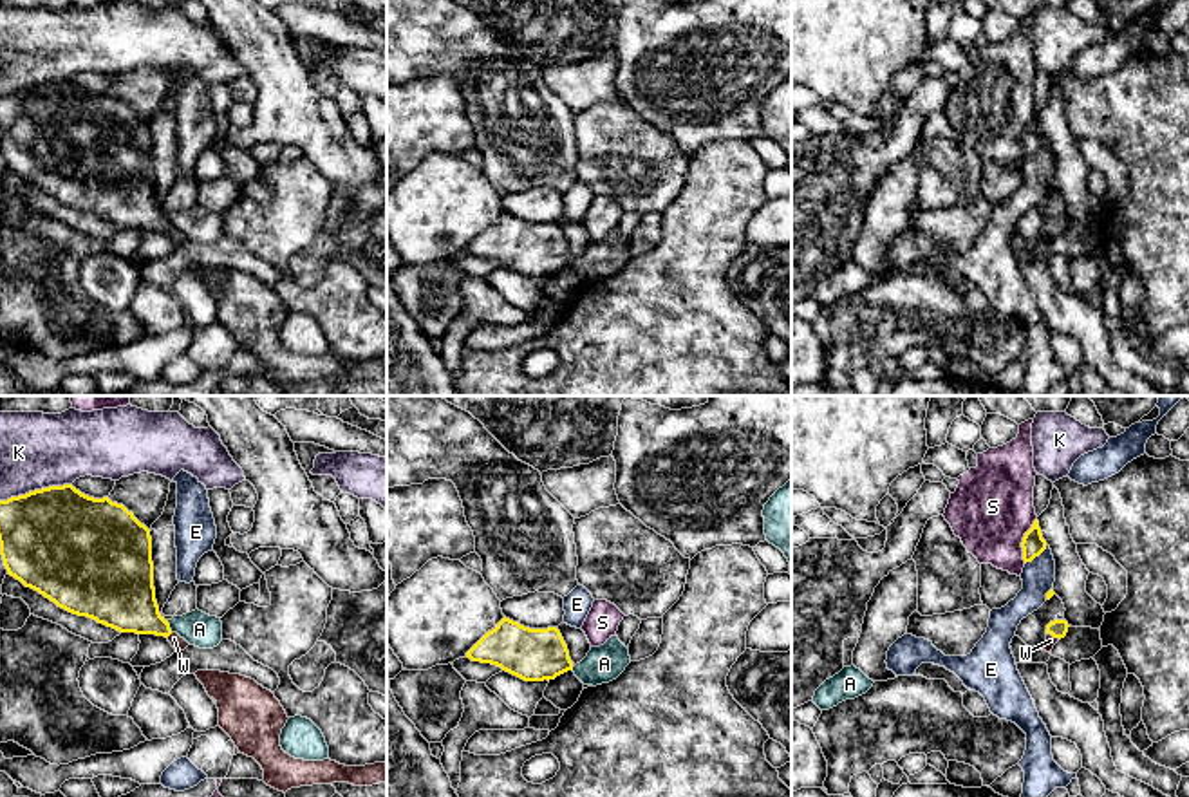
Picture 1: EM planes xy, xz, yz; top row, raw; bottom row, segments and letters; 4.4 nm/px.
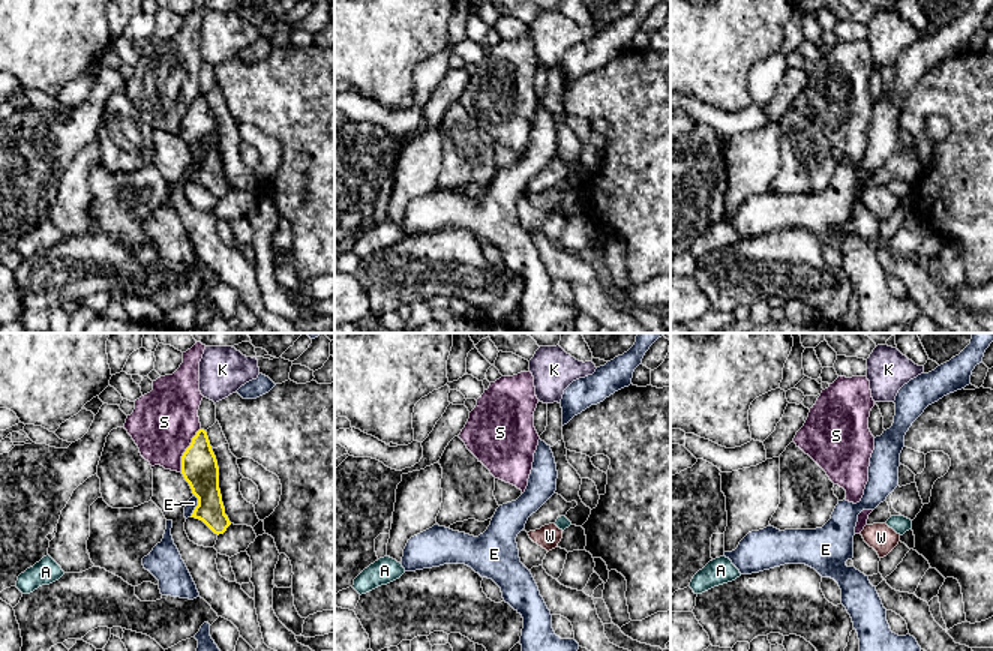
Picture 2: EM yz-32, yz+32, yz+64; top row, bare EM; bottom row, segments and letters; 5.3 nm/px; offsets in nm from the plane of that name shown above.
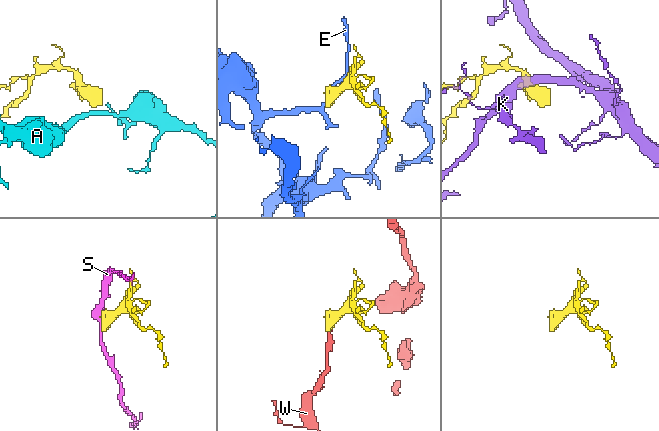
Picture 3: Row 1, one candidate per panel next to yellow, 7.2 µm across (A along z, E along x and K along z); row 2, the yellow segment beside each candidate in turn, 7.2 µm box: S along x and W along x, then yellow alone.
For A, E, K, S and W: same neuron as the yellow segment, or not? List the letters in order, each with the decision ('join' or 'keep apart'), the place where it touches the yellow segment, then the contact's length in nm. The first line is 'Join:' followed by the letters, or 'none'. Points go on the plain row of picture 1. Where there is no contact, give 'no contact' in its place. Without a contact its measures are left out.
Join: W
A: keep apart; meets yellow in xy at (168, 221); contact 60 nm long
E: keep apart; meets yellow in yz at (1036, 150); contact 140 nm long
K: keep apart; meets yellow in xy at (35, 85); contact 340 nm long
S: keep apart; meets yellow in yz at (1023, 136); contact 220 nm long
W: join; meets yellow in xy at (168, 230); contact 40 nm long

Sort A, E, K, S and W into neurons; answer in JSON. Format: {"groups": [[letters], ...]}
{"groups": [["A"], ["E"], ["K"], ["S"], ["W"]]}

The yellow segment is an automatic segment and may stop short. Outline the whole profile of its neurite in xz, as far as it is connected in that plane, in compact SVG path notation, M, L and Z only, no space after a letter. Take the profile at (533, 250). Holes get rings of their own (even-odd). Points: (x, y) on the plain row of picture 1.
M506 211L466 248L466 253L497 260L524 277L549 277L573 266L567 240L557 222L529 224Z

